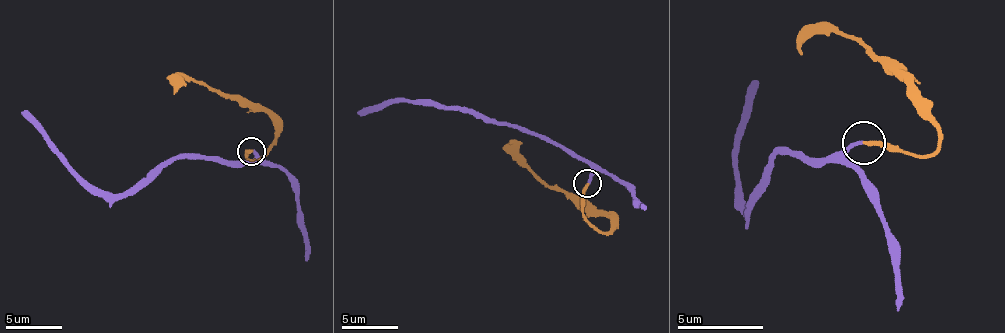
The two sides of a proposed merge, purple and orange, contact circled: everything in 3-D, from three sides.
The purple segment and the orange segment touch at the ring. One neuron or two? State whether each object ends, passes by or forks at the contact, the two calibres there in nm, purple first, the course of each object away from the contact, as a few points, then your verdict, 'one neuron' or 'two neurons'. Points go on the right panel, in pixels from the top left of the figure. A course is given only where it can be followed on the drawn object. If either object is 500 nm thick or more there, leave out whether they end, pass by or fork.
purple ends; orange ends; calibres 200 and 220 nm; course purple (864, 142), (830, 159), (774, 155), (770, 159), (770, 176), (744, 211), (735, 129), (757, 82); course orange (864, 142), (916, 155), (937, 146), (937, 129), (916, 95), (873, 52), (839, 34), (813, 34), (800, 56); one neuron

